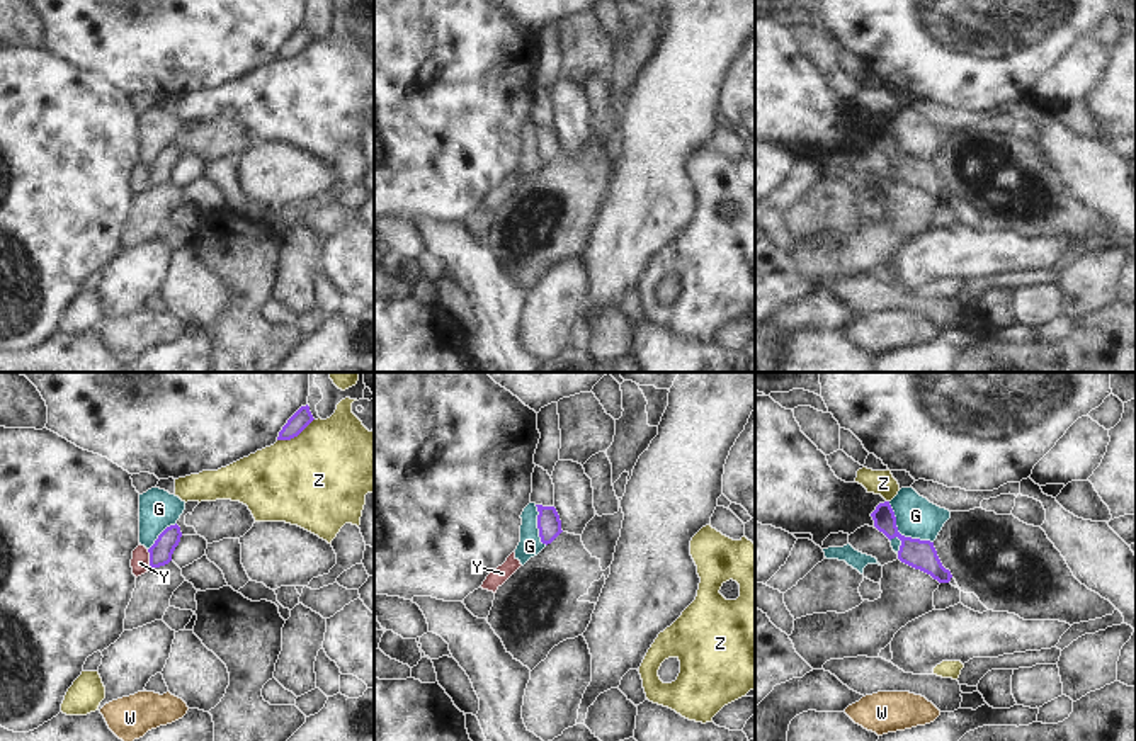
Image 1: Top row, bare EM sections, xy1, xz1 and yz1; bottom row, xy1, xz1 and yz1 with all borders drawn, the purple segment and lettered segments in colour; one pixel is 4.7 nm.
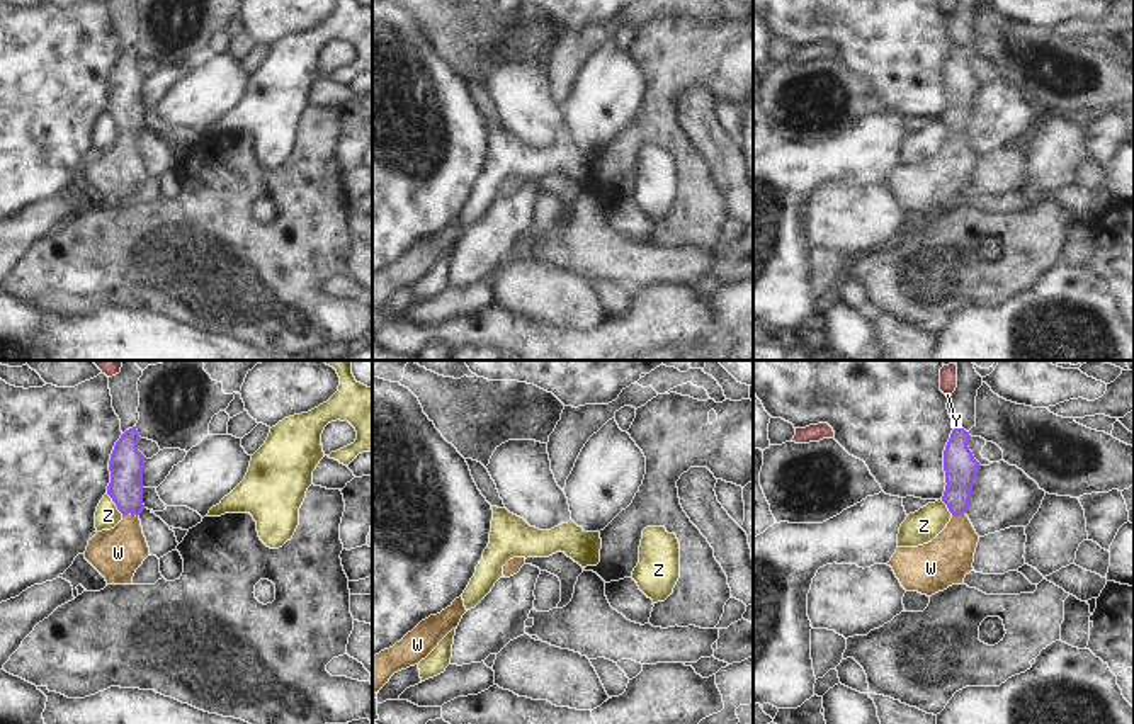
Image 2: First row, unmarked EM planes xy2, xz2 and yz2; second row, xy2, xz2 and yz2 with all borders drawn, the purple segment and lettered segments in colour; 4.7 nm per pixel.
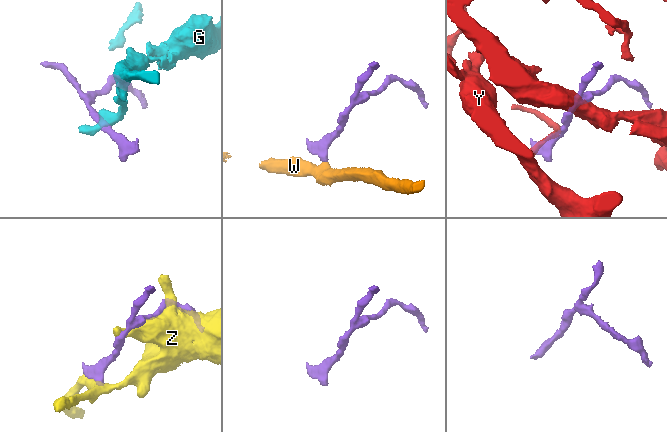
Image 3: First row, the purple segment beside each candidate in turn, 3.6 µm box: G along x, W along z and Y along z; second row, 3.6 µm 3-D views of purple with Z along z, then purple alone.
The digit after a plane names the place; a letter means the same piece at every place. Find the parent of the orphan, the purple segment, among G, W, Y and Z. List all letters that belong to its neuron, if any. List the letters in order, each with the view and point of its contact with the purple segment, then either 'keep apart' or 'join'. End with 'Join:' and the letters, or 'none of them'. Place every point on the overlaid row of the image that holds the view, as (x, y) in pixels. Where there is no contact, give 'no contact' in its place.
G: contact yz1 (900, 534); keep apart
W: contact xy2 (130, 512); join
Y: contact xy1 (150, 559); keep apart
Z: contact xy1 (295, 435); keep apart
Join: W

